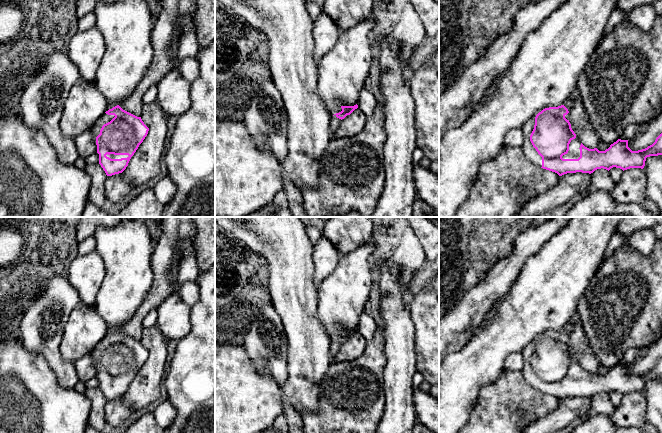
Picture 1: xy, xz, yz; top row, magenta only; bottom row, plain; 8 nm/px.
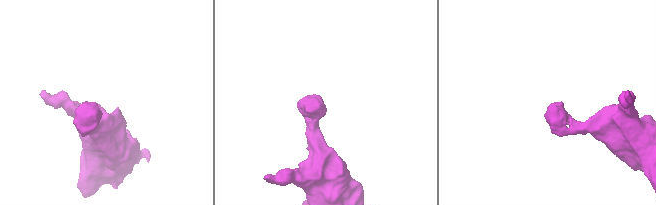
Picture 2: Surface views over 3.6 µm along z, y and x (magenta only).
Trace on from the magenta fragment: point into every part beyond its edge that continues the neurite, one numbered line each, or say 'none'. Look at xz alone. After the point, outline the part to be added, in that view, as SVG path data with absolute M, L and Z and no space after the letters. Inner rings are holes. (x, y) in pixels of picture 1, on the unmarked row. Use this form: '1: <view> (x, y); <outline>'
none

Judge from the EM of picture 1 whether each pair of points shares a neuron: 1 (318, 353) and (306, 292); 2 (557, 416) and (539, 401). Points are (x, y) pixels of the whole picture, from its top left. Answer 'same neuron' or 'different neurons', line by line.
1: same neuron
2: different neurons

